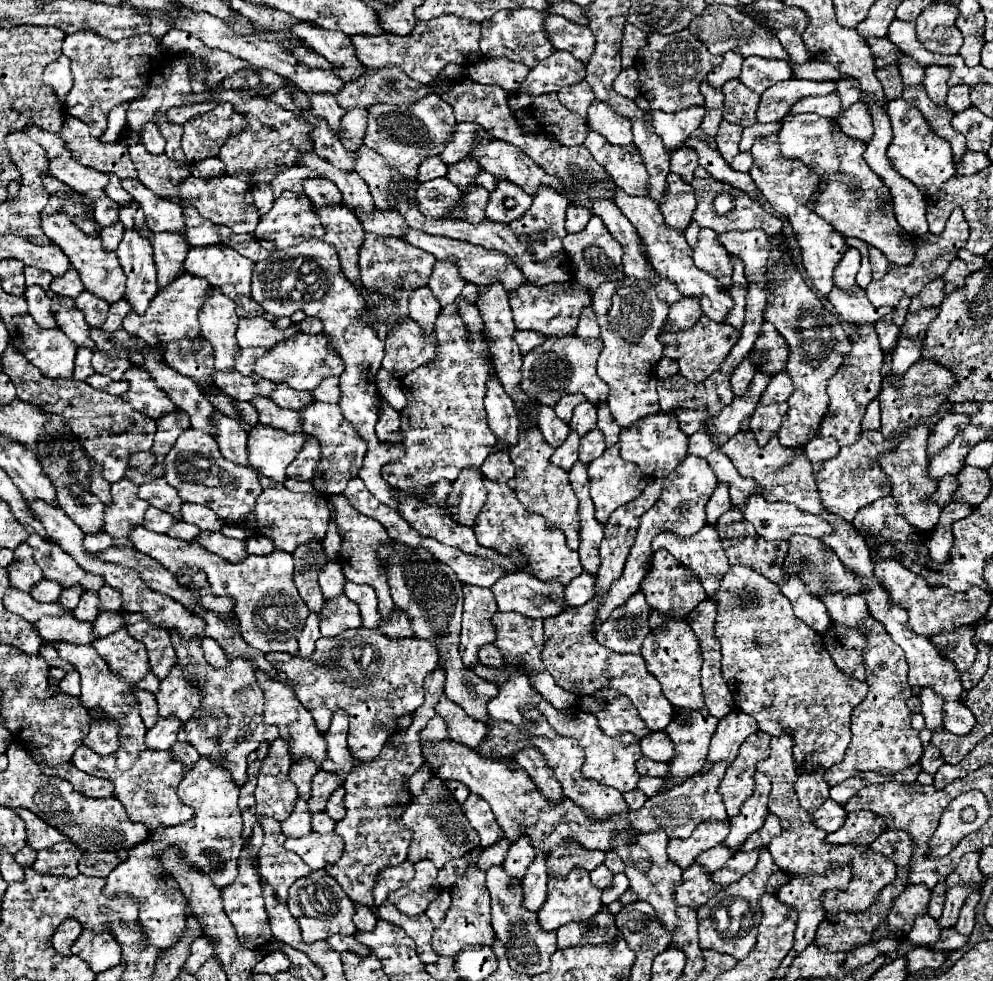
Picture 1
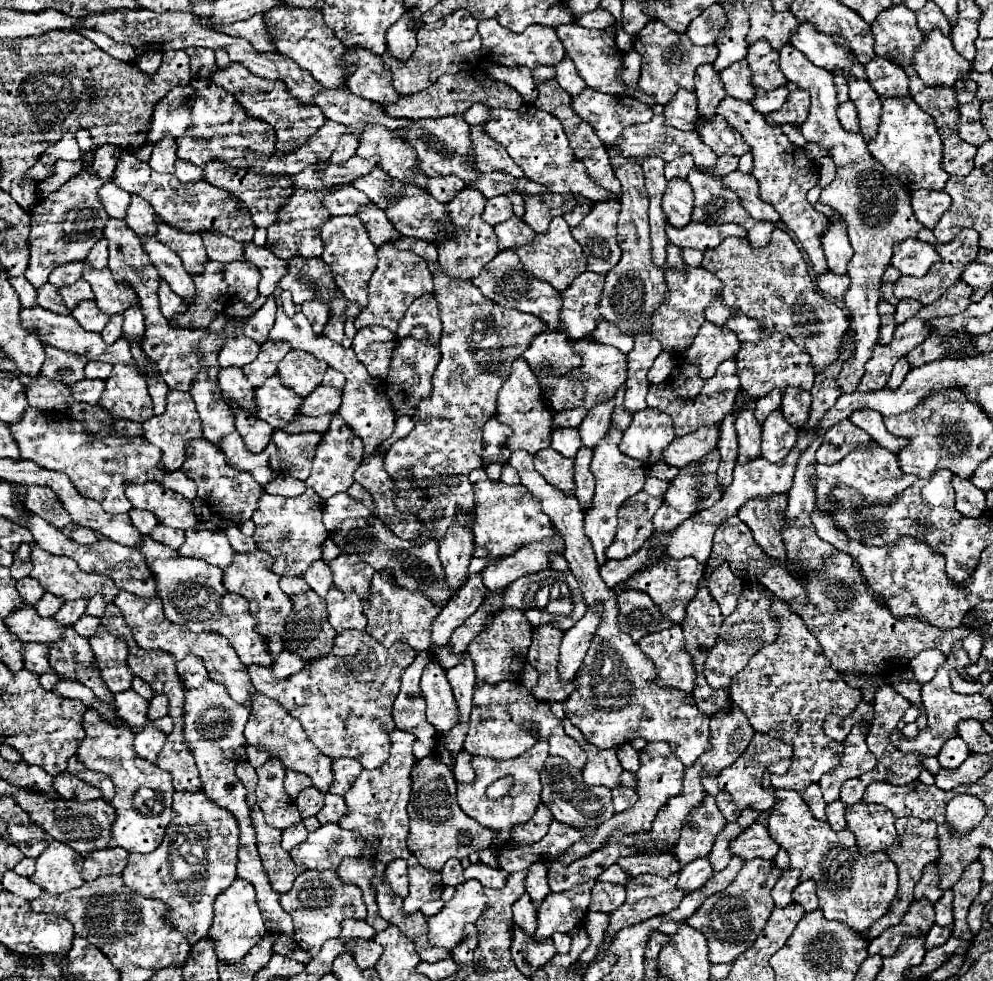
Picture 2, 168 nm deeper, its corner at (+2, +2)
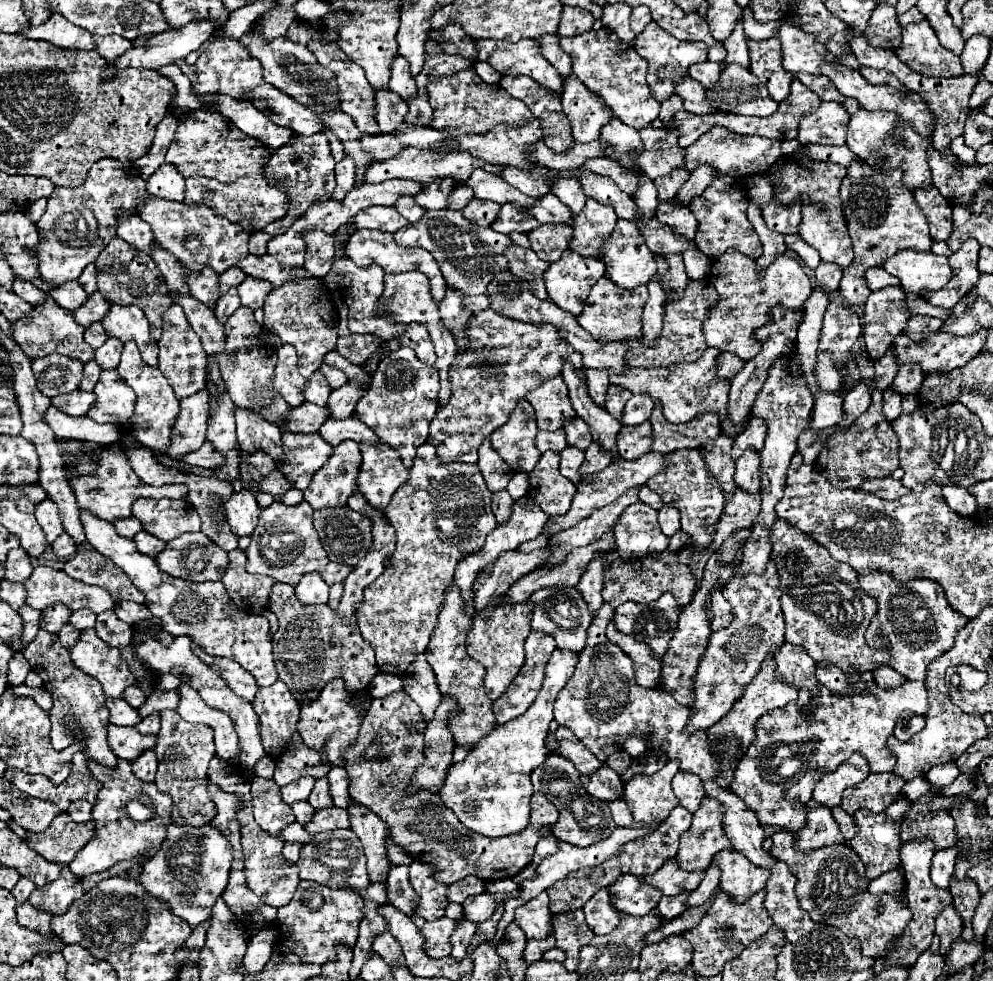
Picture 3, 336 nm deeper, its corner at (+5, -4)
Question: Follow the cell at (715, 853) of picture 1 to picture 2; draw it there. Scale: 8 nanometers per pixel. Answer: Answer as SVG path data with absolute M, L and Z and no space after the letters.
M707 856L705 858L697 858L697 860L693 860L693 862L689 862L689 864L685 864L681 868L677 886L681 886L687 892L693 892L693 890L701 888L713 874L715 872L713 872L713 866L711 866L709 858Z

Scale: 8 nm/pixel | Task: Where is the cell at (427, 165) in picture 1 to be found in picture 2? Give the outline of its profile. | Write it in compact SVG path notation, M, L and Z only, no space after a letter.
M455 174L435 176L435 178L427 180L429 194L433 198L437 198L439 202L449 202L449 198L453 198L453 194L457 194L463 188L465 188L465 182L461 178L457 178Z

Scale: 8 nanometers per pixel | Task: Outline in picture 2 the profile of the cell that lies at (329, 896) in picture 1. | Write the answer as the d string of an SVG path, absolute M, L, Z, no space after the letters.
M305 870L303 874L299 874L297 880L295 880L295 884L293 884L293 888L281 896L281 906L293 918L295 940L299 940L299 948L309 950L311 954L317 954L321 950L321 946L329 938L337 938L339 936L341 922L345 918L363 918L365 920L365 916L367 916L361 890L357 886L353 886L353 884L341 884L339 878L337 878L337 874L331 872L331 870Z

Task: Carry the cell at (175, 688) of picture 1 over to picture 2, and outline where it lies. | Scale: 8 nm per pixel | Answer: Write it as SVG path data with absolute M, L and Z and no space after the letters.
M155 694L149 704L149 720L159 720L169 714L169 698L167 694Z

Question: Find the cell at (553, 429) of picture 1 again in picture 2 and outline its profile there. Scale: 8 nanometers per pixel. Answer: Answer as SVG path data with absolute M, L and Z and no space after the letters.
M553 428L551 430L551 448L557 450L563 456L575 458L577 450L581 448L581 440L577 430L569 430L569 428Z

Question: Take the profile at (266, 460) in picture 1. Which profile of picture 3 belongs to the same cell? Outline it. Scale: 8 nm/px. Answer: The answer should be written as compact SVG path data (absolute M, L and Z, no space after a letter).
M206 440L198 450L182 456L180 462L200 468L218 468L218 464L222 464L222 456L218 456L218 452L214 452L214 448L210 448L210 442Z

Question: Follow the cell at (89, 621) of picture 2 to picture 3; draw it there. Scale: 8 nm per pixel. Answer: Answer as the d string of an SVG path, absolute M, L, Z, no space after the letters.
M64 624L64 626L60 628L60 632L58 632L60 644L66 646L66 648L72 648L72 646L76 644L76 640L78 640L78 634L80 634L80 632L78 632L72 624Z

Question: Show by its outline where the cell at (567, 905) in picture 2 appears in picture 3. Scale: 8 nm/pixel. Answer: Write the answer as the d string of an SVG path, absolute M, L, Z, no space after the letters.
M550 934L550 940L528 940L526 948L524 948L524 960L528 964L534 964L538 960L542 960L544 952L554 948L554 934Z

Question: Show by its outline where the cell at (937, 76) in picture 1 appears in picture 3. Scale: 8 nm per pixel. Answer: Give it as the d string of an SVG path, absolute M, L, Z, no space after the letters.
M928 20L912 22L902 28L902 44L896 54L918 74L938 78L962 76L960 58L940 46Z

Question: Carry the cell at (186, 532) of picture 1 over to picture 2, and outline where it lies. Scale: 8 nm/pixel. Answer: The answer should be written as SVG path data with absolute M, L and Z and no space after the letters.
M159 524L157 530L153 530L151 538L157 540L157 542L161 542L161 544L165 544L165 546L169 546L169 548L173 548L173 550L177 550L177 548L185 542L185 532L173 530L173 528L169 528L169 526Z

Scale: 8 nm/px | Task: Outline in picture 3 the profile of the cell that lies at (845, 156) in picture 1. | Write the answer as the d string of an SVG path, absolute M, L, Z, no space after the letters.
M904 250L890 256L884 270L900 280L904 292L922 296L922 292L940 290L952 278L952 268L946 256L936 256L932 252Z

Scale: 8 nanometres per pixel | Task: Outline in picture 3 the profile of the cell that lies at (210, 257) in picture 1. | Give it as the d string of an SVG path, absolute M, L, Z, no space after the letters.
M246 278L240 286L238 286L238 294L242 300L242 306L248 306L252 310L262 308L266 296L274 290L272 284L266 284L264 280L254 280L254 278Z

